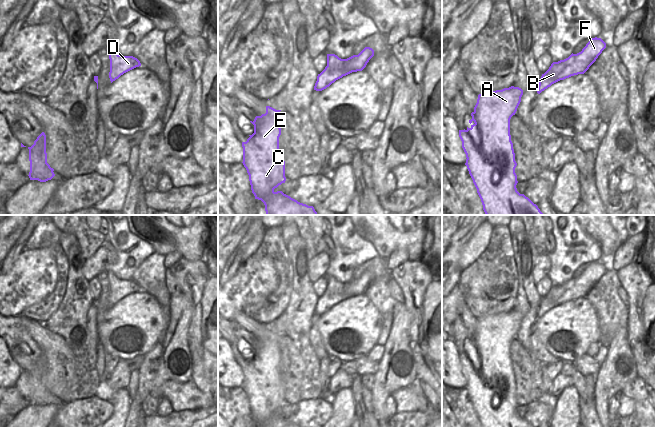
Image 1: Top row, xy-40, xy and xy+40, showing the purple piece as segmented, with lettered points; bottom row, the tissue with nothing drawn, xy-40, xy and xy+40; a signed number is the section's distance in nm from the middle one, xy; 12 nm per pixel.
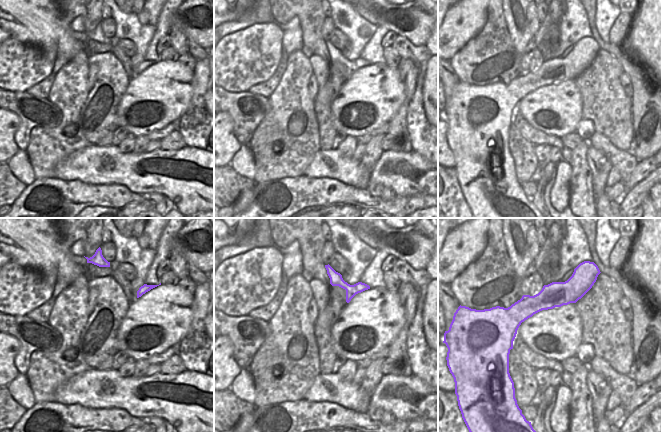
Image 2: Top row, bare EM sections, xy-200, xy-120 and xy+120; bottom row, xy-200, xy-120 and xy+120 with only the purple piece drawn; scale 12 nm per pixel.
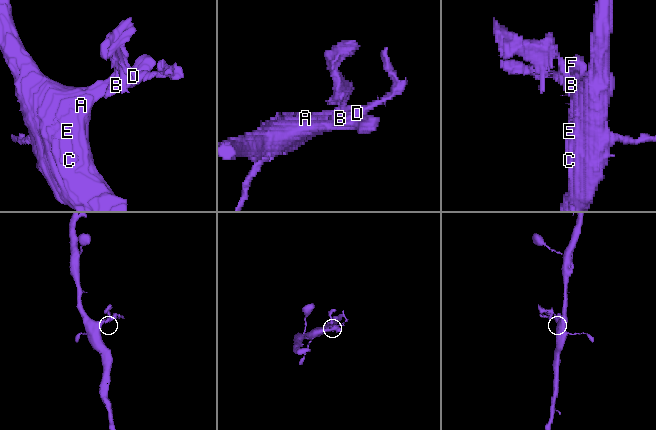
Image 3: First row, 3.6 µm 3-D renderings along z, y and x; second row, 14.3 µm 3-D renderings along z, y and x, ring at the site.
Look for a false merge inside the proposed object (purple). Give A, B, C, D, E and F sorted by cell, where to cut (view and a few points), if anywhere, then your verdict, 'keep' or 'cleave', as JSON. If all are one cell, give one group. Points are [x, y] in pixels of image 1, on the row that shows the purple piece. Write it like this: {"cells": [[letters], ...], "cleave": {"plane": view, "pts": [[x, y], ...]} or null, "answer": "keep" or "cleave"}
{"cells": [["A", "B", "C", "E", "F"], ["D"]], "cleave": {"plane": "xy", "pts": [[345, 59], [344, 63], [338, 68], [327, 65]]}, "answer": "cleave"}

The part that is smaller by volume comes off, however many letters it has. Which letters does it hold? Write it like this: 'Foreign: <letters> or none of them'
Foreign: D

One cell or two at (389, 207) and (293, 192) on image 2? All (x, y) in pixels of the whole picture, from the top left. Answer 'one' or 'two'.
one

